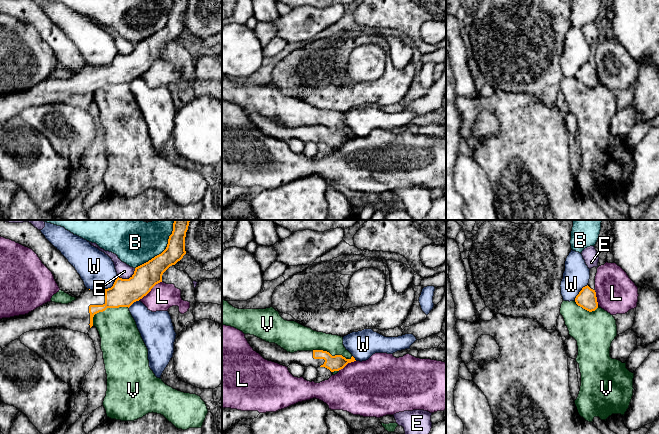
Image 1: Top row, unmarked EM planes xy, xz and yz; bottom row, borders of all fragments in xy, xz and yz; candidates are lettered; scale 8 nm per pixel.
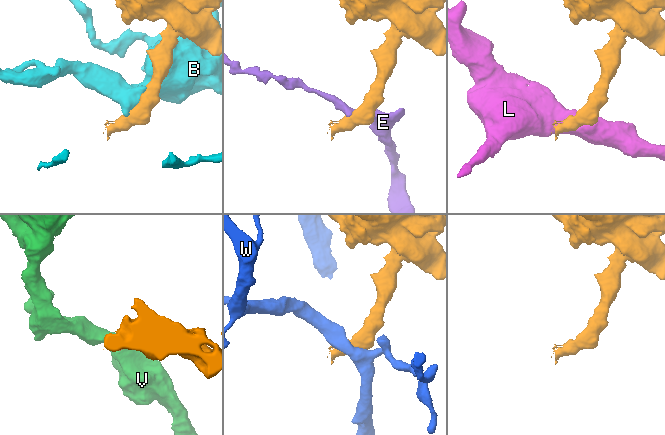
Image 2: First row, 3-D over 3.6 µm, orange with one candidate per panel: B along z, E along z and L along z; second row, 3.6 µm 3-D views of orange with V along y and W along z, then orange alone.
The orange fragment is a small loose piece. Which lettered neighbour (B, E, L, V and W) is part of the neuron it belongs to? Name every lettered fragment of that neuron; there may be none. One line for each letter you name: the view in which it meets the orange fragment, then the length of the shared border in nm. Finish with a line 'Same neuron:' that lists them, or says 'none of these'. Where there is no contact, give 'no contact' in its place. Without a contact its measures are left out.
Same neuron: none of these

